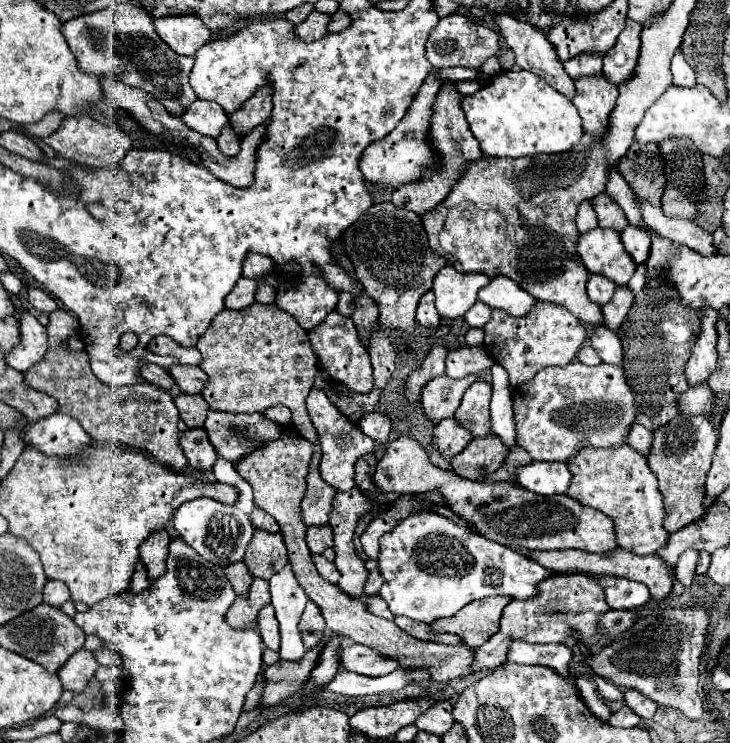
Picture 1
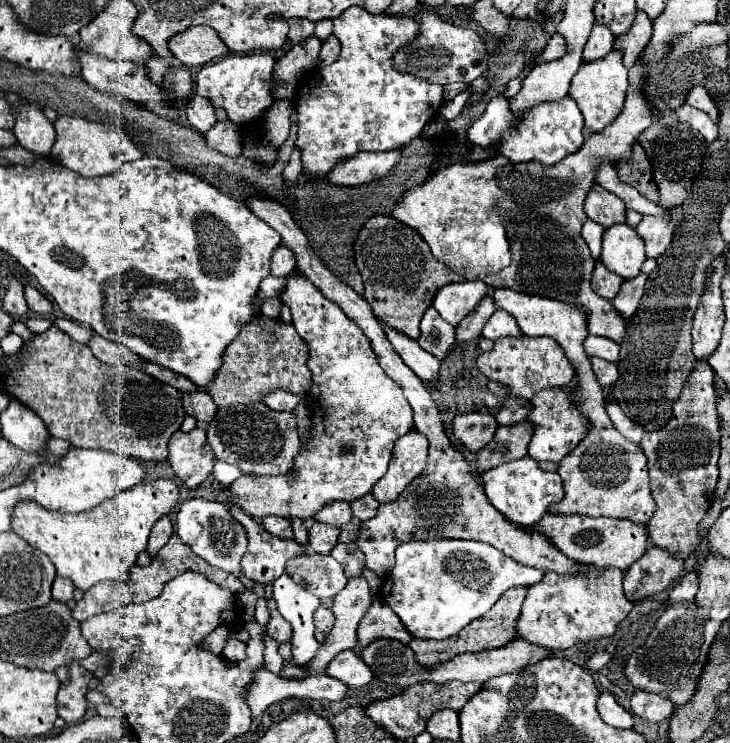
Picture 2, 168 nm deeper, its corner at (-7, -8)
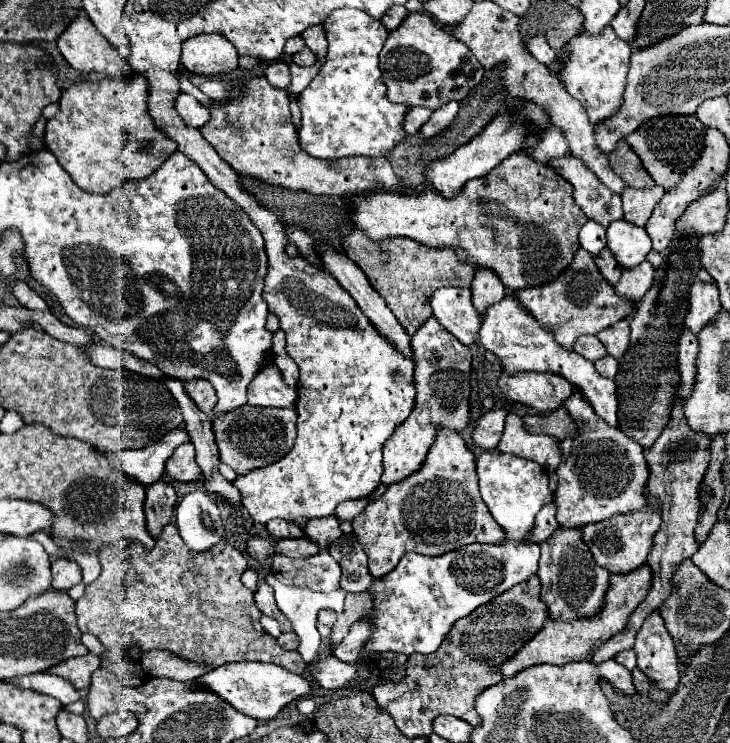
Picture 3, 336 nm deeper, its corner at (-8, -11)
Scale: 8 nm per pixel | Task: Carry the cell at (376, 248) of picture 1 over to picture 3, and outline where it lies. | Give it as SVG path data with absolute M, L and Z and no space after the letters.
M353 230L349 236L343 236L341 244L345 254L367 274L371 286L385 298L387 306L409 336L413 336L413 332L431 318L429 300L437 288L469 288L475 272L471 264L459 260L455 248L429 248L411 238L387 238L373 242L363 232Z

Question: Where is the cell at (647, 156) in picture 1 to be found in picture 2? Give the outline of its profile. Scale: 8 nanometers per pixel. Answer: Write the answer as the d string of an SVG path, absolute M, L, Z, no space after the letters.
M636 143L632 147L632 159L620 161L616 165L616 171L618 171L618 177L624 183L636 187L652 203L658 203L660 193L658 193L658 187L656 187L656 181L654 181L654 171L652 171L652 165L646 157L646 151L640 143Z

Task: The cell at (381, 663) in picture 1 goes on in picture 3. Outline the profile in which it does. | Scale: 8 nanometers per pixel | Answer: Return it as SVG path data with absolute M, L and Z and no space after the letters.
M323 656L321 660L315 660L311 666L313 680L329 690L341 688L353 678L357 678L357 668L353 664L343 664L341 660L335 660L333 656Z

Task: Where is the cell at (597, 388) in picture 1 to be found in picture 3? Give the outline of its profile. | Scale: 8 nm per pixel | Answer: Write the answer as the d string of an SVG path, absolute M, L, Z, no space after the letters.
M512 412L505 420L505 427L501 442L499 442L499 452L515 454L527 460L539 462L545 470L557 470L559 466L559 442L551 436L539 436L539 434L529 434L523 427L522 417Z

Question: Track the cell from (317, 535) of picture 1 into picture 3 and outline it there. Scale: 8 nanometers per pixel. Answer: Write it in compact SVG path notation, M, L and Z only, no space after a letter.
M325 516L325 518L311 518L305 526L305 536L313 542L319 542L321 548L327 548L327 544L331 544L333 540L337 540L341 536L341 528L339 528L339 520L335 516Z

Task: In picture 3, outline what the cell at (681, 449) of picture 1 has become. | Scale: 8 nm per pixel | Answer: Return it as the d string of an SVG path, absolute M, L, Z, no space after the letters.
M685 330L681 340L679 340L679 374L681 374L679 402L675 404L675 408L671 412L671 420L665 426L665 430L661 432L659 440L649 450L645 450L645 458L647 458L649 472L651 472L649 482L647 482L649 504L661 506L661 512L663 512L663 522L661 522L659 532L655 534L653 550L651 550L649 560L647 560L647 564L653 572L653 582L651 582L647 598L629 618L625 632L621 632L619 636L613 636L611 640L601 644L591 654L589 662L593 662L593 664L601 664L605 660L615 658L621 650L633 648L635 634L641 628L643 620L649 616L651 610L659 608L663 604L663 600L671 594L671 572L675 572L675 568L685 558L691 558L699 548L699 544L695 544L695 536L693 536L693 530L695 530L695 524L699 518L697 490L699 490L699 480L703 480L703 472L707 472L711 440L707 440L707 436L703 436L701 432L691 432L691 428L687 428L687 422L683 420L683 400L687 398L687 392L691 392L691 384L695 378L693 376L695 374L695 356L697 356L697 336L689 330Z

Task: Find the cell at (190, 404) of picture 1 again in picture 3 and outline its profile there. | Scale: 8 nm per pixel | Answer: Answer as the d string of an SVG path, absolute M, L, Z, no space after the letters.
M197 378L197 380L185 382L185 388L187 388L187 394L199 406L199 410L203 410L205 414L211 416L213 406L217 404L217 396L215 396L215 390L213 390L211 382L209 380L203 380L203 378Z

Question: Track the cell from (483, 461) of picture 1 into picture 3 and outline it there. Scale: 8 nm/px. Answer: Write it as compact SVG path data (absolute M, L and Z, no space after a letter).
M559 408L547 416L525 416L525 428L531 434L547 434L547 436L555 436L557 440L565 440L577 434L577 424L573 422L573 418L569 416L569 412L565 408Z

